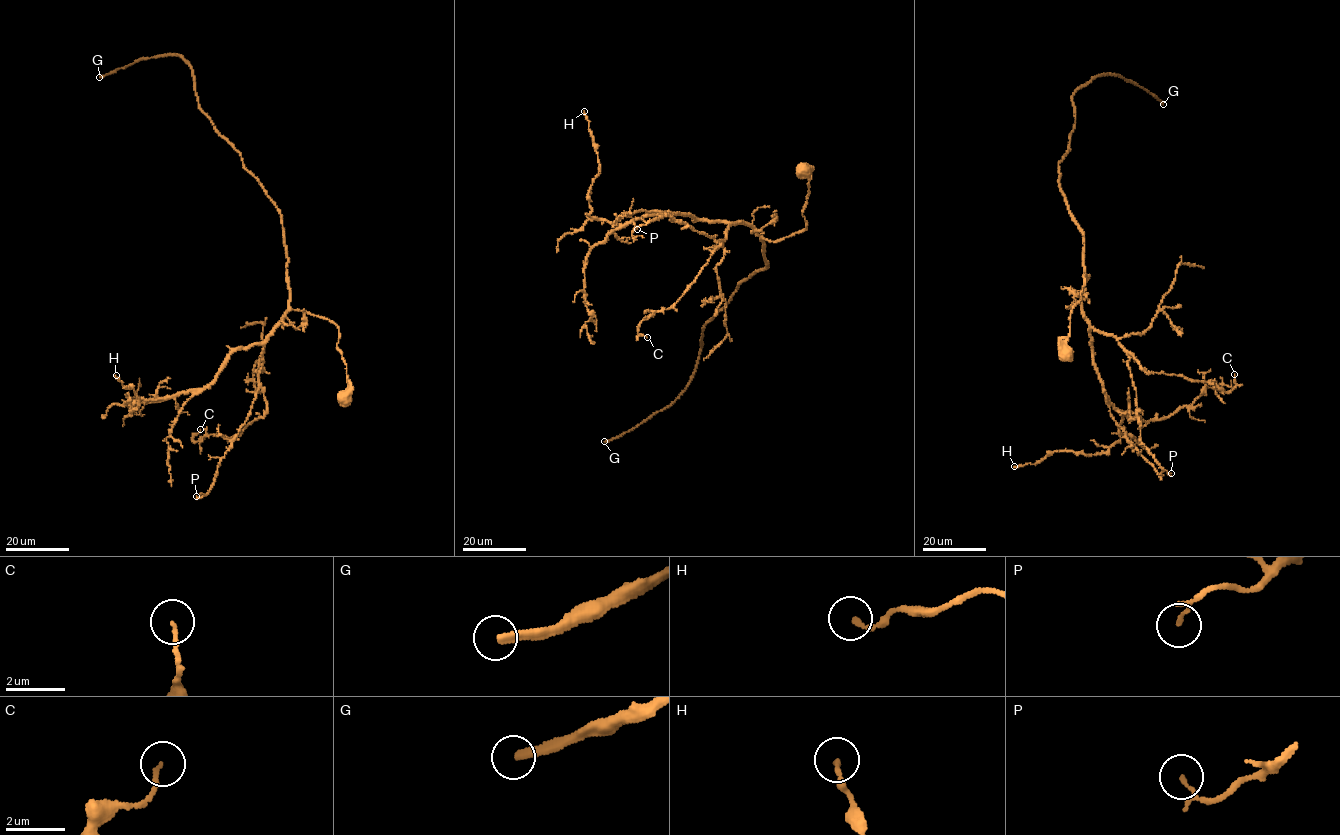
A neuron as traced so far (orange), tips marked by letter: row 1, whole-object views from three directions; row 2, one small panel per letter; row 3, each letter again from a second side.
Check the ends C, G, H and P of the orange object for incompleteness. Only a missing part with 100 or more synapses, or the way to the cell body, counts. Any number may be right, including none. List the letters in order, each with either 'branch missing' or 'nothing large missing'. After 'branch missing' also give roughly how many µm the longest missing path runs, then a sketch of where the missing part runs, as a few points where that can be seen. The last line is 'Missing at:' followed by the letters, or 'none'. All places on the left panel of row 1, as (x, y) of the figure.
C: nothing large missing
G: branch missing; about 110 µm are missing; missing branch runs (99, 77), (33, 102), (29, 112), (33, 124), (40, 133), (61, 141), (123, 131), (211, 81)
H: nothing large missing
P: nothing large missing
Missing at: G

